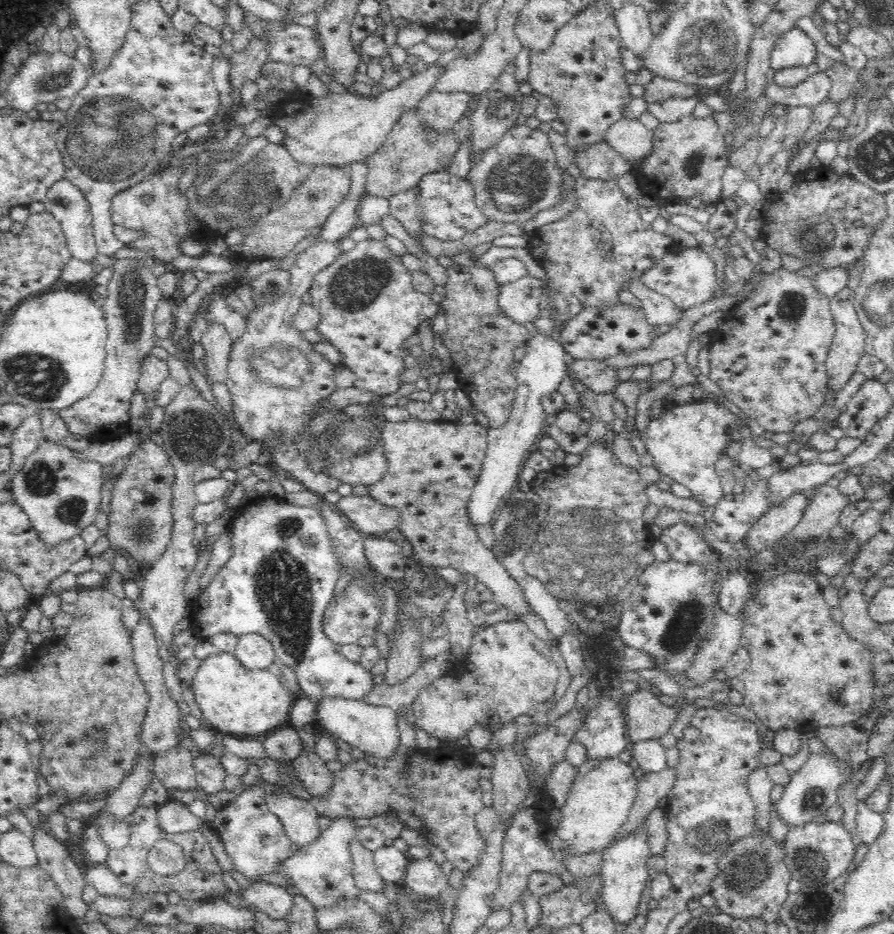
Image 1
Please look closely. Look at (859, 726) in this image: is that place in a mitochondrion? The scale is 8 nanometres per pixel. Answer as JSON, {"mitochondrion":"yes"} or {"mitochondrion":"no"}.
{"mitochondrion":"no"}

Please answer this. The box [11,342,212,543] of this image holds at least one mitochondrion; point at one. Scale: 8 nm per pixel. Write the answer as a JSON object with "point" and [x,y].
{"point":[40,480]}

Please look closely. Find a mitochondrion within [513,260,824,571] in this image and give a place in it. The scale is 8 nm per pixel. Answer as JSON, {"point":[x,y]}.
{"point":[791,308]}

